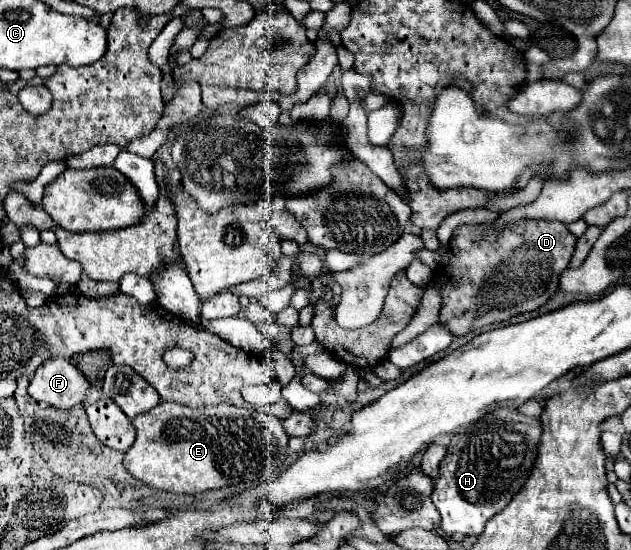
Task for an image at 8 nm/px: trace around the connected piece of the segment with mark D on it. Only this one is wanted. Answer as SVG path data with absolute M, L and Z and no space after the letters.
M520 220L500 232L492 232L482 224L458 226L450 240L452 258L448 268L444 268L444 276L440 280L444 292L444 306L440 312L442 322L450 328L452 334L462 336L472 330L500 324L510 320L512 316L540 308L552 294L556 294L558 278L562 270L568 268L574 246L576 236L566 228L566 224L556 220Z

